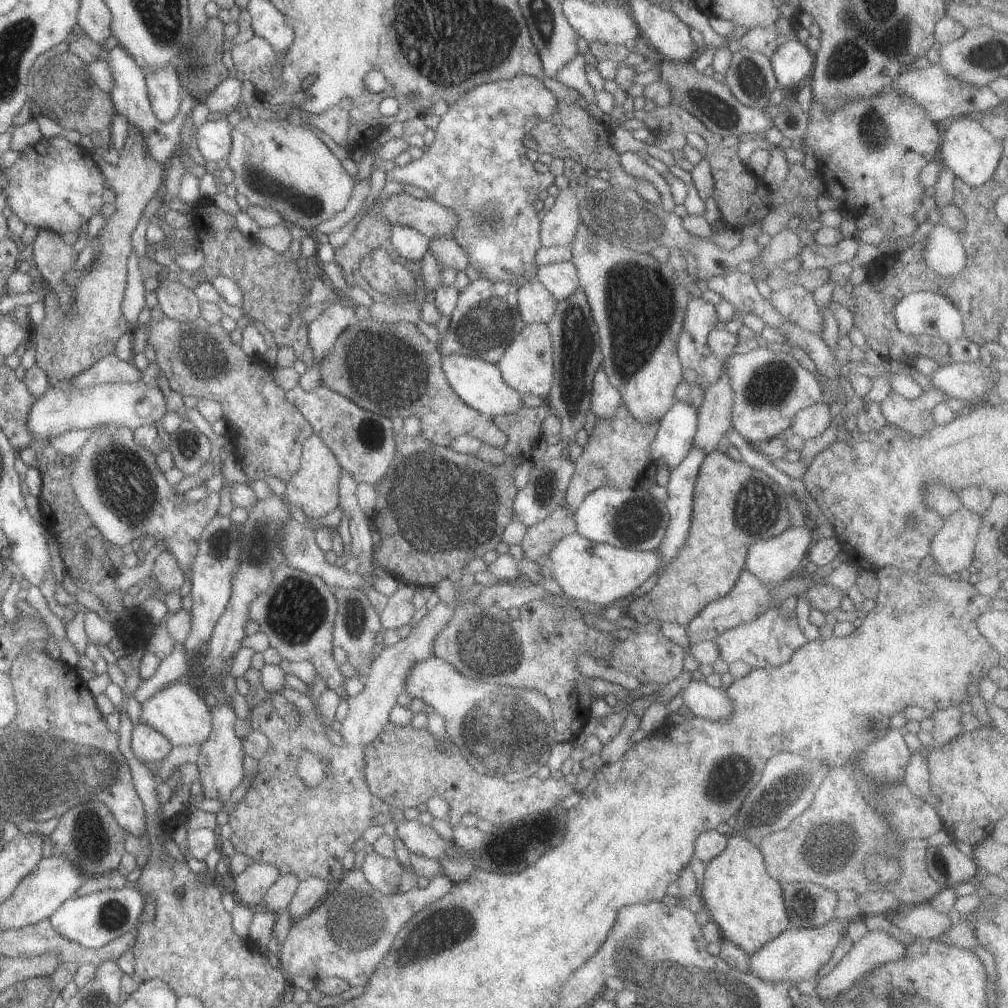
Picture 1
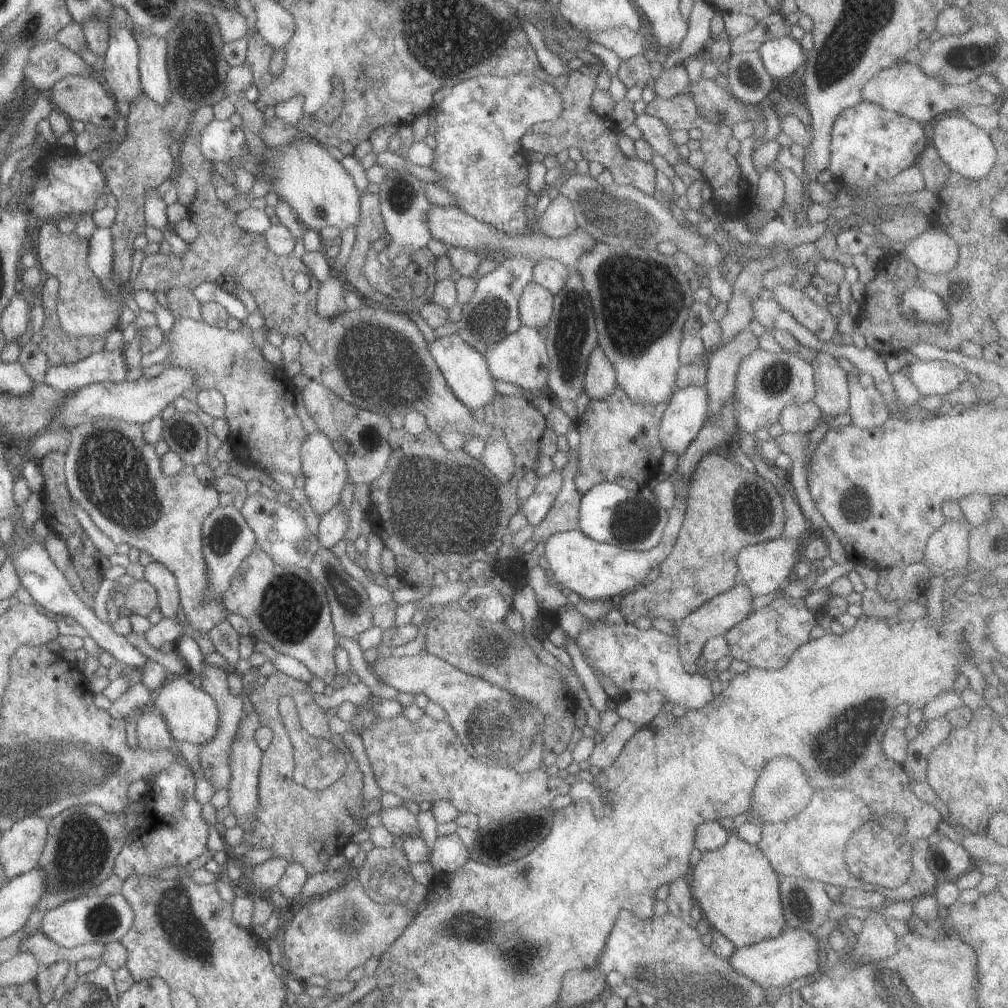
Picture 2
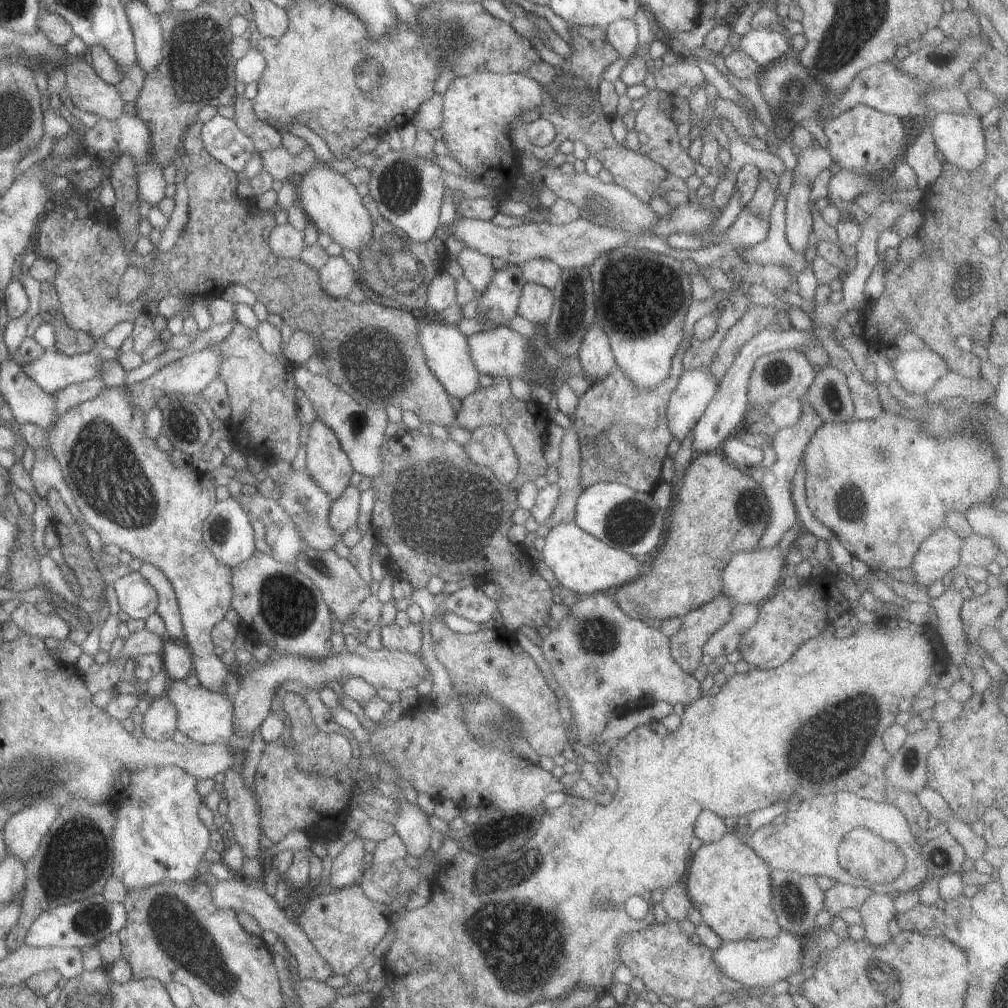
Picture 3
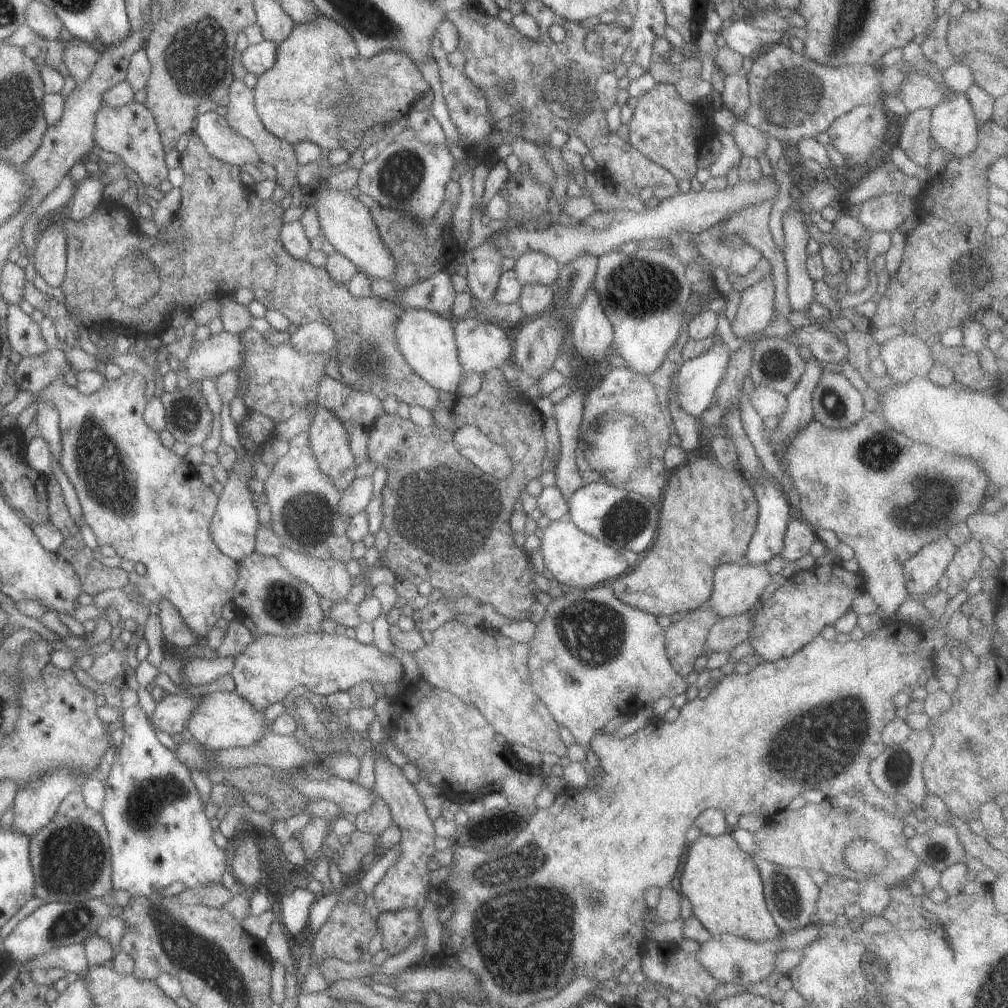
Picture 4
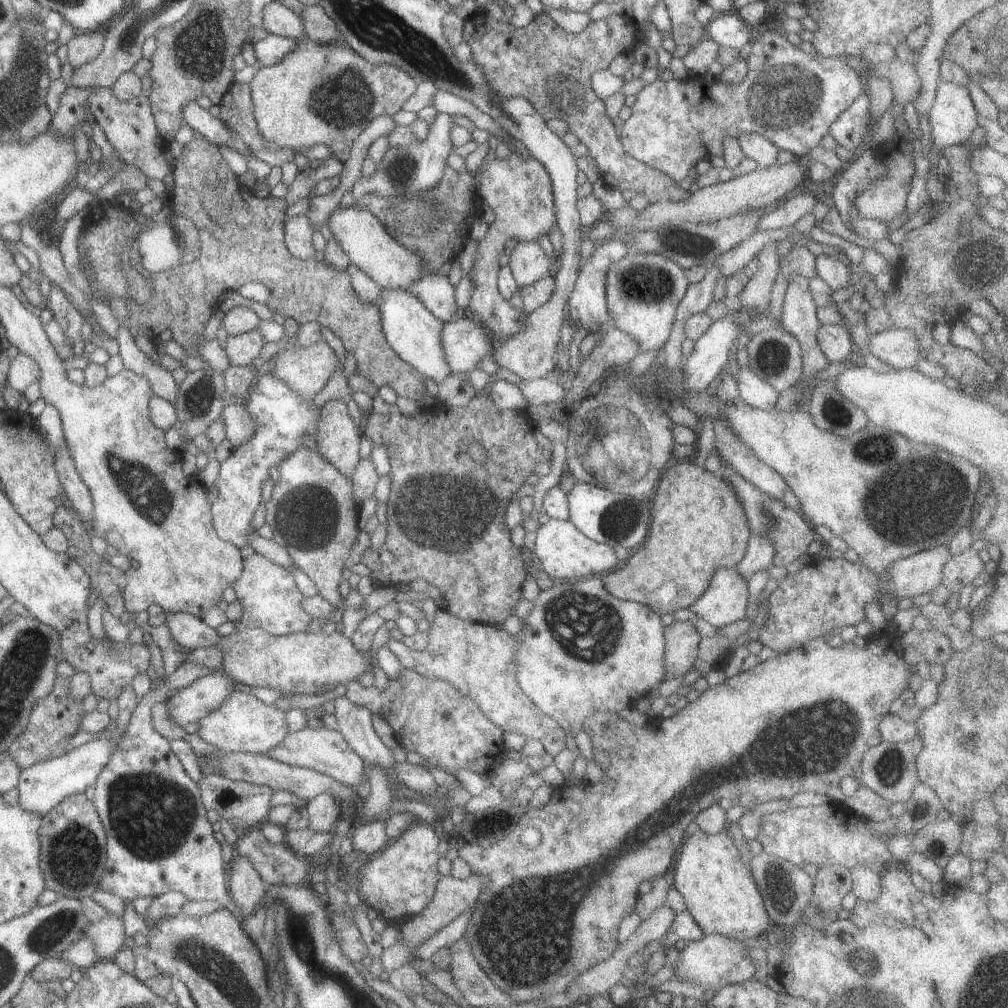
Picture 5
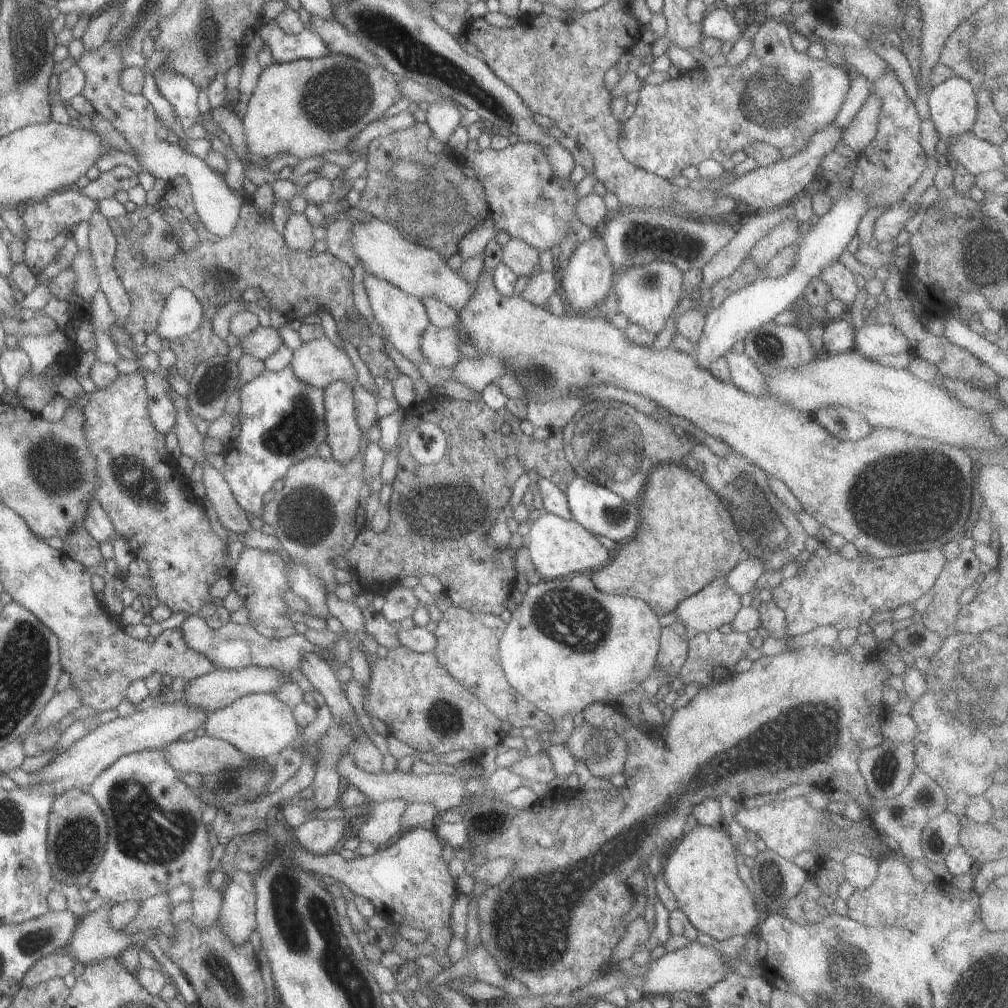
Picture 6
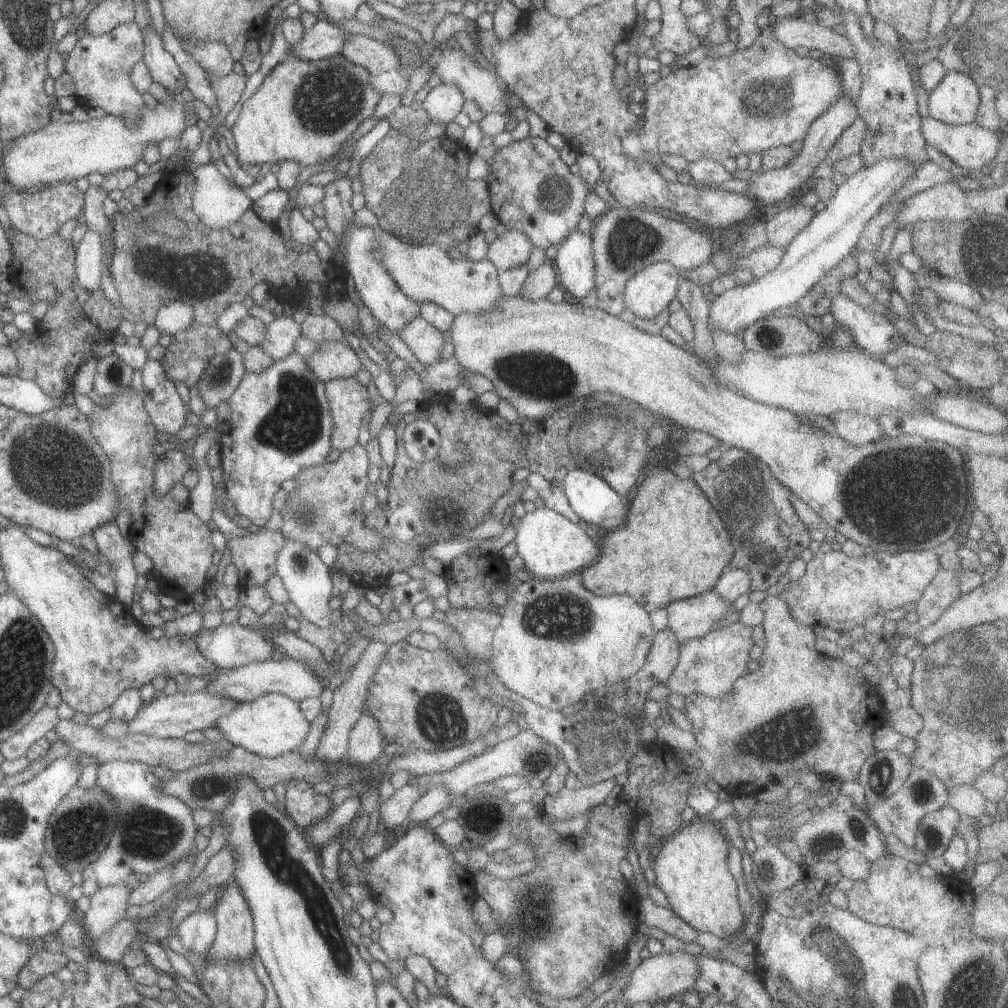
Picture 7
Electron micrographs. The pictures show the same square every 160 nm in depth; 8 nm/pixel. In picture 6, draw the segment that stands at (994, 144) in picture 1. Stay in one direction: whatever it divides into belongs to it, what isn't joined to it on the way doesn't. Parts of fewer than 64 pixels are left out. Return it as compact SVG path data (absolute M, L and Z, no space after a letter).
M955 75L928 92L929 120L937 138L949 139L970 130L976 119L974 90L972 84Z

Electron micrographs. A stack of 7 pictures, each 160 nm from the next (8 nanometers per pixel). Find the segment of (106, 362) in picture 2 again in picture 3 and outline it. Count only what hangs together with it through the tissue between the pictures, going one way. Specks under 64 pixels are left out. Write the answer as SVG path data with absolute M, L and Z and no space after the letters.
M51 347L21 366L21 370L43 393L50 394L65 386L99 377L99 366L101 360L96 351L65 356Z

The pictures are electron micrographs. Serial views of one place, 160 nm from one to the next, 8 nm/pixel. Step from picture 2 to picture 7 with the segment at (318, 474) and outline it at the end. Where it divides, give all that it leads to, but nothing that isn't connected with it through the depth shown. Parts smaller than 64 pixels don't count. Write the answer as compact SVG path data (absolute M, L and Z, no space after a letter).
M339 377L324 382L333 428L330 448L339 452L350 449L357 443L363 418L369 417L367 387L353 377Z

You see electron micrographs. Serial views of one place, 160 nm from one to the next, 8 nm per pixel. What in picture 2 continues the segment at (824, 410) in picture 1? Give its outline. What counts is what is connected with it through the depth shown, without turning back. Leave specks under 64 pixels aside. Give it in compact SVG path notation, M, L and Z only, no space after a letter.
M811 401L800 405L785 405L778 422L785 433L809 434L822 420L822 412Z

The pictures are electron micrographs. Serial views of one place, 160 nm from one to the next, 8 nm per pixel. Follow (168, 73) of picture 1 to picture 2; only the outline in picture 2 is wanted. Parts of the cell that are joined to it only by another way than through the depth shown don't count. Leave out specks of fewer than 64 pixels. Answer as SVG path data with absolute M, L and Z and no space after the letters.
M131 34L138 46L138 77L147 98L163 105L170 95L167 74L166 40L155 35Z

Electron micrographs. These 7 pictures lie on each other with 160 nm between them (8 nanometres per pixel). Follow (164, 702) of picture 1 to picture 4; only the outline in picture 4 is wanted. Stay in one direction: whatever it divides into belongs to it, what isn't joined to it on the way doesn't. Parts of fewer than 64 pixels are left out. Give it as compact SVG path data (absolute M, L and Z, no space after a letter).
M234 690L213 691L198 700L190 717L187 717L184 728L191 734L191 740L197 741L203 748L211 751L246 747L269 731L262 713L251 708L251 705Z

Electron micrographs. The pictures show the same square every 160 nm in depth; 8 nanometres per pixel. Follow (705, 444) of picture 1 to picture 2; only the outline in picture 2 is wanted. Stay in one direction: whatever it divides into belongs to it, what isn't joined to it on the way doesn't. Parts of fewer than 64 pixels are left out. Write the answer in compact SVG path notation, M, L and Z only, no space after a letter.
M748 328L740 330L726 343L715 348L708 356L704 385L707 395L707 417L718 414L718 410L734 394L734 382L739 361L758 348L758 338Z

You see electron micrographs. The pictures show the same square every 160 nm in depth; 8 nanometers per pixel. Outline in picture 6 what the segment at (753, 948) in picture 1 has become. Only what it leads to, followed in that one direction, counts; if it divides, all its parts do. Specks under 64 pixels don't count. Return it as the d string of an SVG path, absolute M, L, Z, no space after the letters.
M698 825L692 829L686 829L675 841L663 864L663 872L659 873L667 888L674 894L677 909L683 912L696 931L711 936L718 945L729 937L737 935L747 937L749 933L756 932L756 926L762 918L755 909L751 888L748 888L737 875L735 854L735 846L732 845L731 838L723 826Z

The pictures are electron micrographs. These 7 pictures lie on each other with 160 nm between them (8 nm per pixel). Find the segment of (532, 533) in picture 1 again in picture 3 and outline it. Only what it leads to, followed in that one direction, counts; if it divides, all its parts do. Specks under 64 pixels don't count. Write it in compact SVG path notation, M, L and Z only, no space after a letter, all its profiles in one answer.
M570 424L569 428L562 429L561 443L559 444L559 460L556 463L557 483L559 490L557 504L551 512L551 516L547 518L540 526L544 530L548 530L559 524L559 522L567 522L573 519L574 507L582 492L580 478L580 449L577 441L577 432Z

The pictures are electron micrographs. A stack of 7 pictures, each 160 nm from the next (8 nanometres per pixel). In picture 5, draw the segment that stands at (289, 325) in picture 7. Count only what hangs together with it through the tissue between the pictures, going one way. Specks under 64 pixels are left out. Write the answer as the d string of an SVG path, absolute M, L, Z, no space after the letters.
M255 327L238 335L227 335L221 349L225 352L225 358L229 365L242 367L251 365L253 359L261 352L264 343L259 329Z

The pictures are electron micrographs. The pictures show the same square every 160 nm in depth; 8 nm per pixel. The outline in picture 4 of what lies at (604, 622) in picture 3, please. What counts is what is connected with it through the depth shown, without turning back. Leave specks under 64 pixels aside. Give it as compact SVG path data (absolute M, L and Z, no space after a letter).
M605 581L590 589L565 588L565 594L559 598L552 599L545 607L544 616L541 621L534 624L535 630L533 638L527 643L529 645L526 660L528 680L532 684L532 689L539 697L540 702L547 707L547 710L559 726L563 726L569 730L575 743L587 747L588 742L605 726L605 723L615 718L615 716L623 715L628 717L639 711L641 704L645 705L646 702L652 703L661 697L669 697L672 699L674 696L677 696L677 694L685 693L688 685L685 682L685 678L679 676L679 674L671 668L670 662L665 654L664 627L660 627L659 624L656 623L655 618L656 616L652 614L624 605L618 598L615 598L609 582Z

